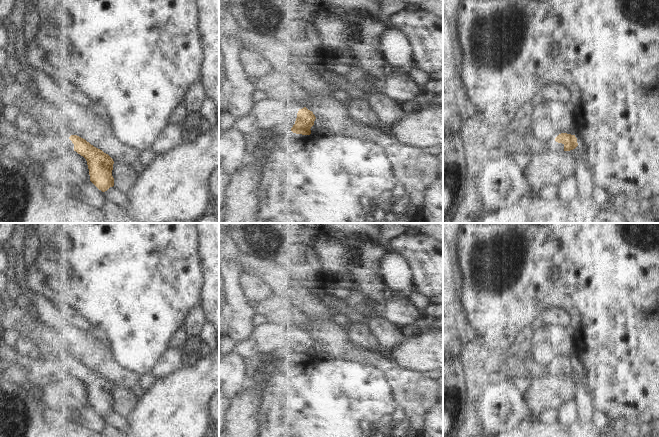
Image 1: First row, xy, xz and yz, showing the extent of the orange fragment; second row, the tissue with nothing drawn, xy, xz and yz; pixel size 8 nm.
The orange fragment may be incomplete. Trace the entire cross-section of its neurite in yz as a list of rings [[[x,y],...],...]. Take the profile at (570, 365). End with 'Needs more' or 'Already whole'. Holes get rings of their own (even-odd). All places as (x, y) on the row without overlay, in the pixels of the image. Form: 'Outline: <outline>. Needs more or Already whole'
Outline: [[[561,357],[554,364],[551,364],[541,370],[543,376],[559,376],[559,375],[570,375],[578,370],[577,362],[575,359]]]. Needs more

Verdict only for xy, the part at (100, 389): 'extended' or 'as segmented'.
extended

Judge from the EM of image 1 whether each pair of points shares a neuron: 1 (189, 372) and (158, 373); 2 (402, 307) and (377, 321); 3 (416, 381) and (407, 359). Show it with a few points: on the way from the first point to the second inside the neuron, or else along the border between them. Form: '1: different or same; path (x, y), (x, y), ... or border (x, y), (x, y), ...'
1: different; border (184, 365), (178, 371), (156, 381)
2: different; border (377, 313), (394, 322), (399, 327)
3: different; border (392, 358), (400, 365), (421, 373)

